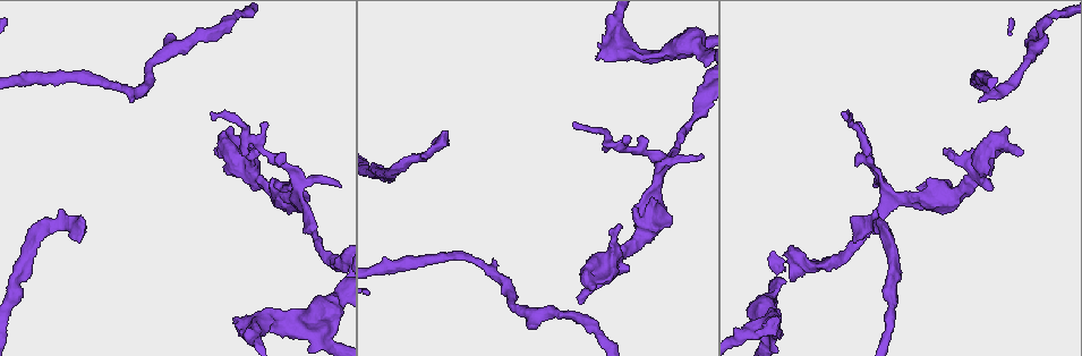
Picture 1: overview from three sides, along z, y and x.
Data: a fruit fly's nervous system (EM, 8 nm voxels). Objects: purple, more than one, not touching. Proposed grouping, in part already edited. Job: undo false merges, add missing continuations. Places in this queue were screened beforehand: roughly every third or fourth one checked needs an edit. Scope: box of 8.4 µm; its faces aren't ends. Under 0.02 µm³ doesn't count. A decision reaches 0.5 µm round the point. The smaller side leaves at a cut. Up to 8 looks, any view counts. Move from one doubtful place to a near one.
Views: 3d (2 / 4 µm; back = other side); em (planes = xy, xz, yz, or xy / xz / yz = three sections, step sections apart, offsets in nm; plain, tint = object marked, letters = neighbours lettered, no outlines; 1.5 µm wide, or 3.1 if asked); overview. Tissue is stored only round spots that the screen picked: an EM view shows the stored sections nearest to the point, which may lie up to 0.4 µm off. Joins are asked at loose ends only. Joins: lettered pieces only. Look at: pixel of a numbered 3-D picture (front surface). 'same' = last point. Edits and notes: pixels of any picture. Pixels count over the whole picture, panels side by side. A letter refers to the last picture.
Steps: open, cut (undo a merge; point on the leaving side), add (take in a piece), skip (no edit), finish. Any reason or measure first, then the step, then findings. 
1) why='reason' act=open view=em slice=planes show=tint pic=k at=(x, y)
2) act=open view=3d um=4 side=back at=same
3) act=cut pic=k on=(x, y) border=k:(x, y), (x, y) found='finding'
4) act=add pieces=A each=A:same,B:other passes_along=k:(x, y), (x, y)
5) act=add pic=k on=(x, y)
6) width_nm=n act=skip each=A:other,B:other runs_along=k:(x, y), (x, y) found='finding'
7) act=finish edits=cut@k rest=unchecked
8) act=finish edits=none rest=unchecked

why='abrupt turn' act=open view=em slice=xz step=8 show=letters pic=1 at=(301, 175)

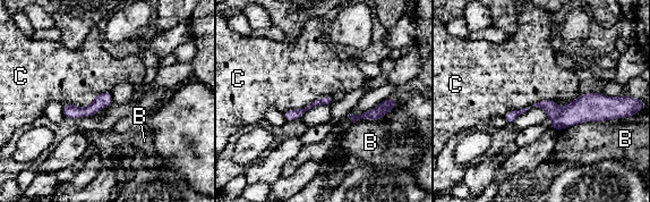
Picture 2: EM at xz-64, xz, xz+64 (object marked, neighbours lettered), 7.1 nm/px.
act=open view=em slice=planes show=letters at=same

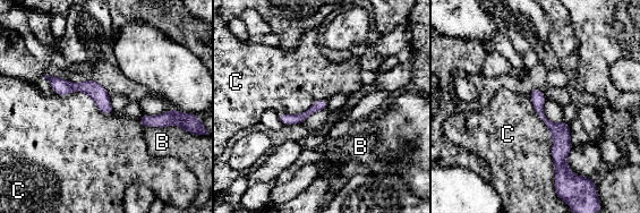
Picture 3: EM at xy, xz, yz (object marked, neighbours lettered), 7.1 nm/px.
width_nm=70 act=skip each=B:other,C:other runs_along=3:(535, 91), (542, 117), (561, 136), (563, 169) found='continuous, no second neuron'

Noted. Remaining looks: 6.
why='an open end' act=open view=em slice=planes show=letters pic=1 at=(763, 326)

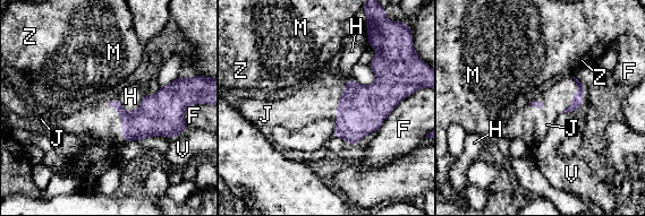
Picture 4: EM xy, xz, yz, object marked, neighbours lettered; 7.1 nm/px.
act=add pieces=J each=F:other,H:other,J:same,M:other,V:other,Z:other found='it goes on there'

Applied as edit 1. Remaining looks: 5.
act=open view=overview

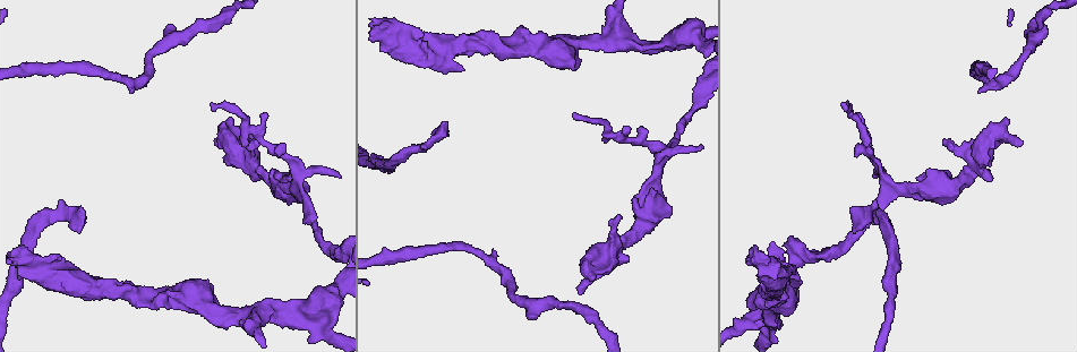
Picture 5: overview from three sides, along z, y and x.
why='branch stops here' act=open view=em slice=xz step=4 show=letters pic=5 at=(211, 109)

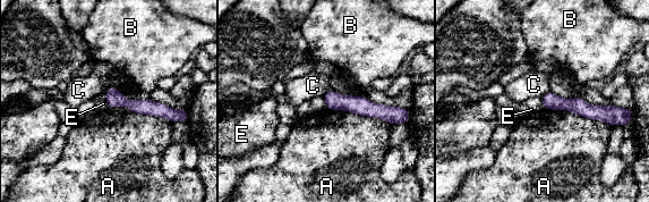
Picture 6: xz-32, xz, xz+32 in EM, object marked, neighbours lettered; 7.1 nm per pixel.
act=skip each=A:other,B:other,C:other,E:other found='no lettered piece goes on from it'

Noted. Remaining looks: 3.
act=finish edits=add@4 rest=unchecked

